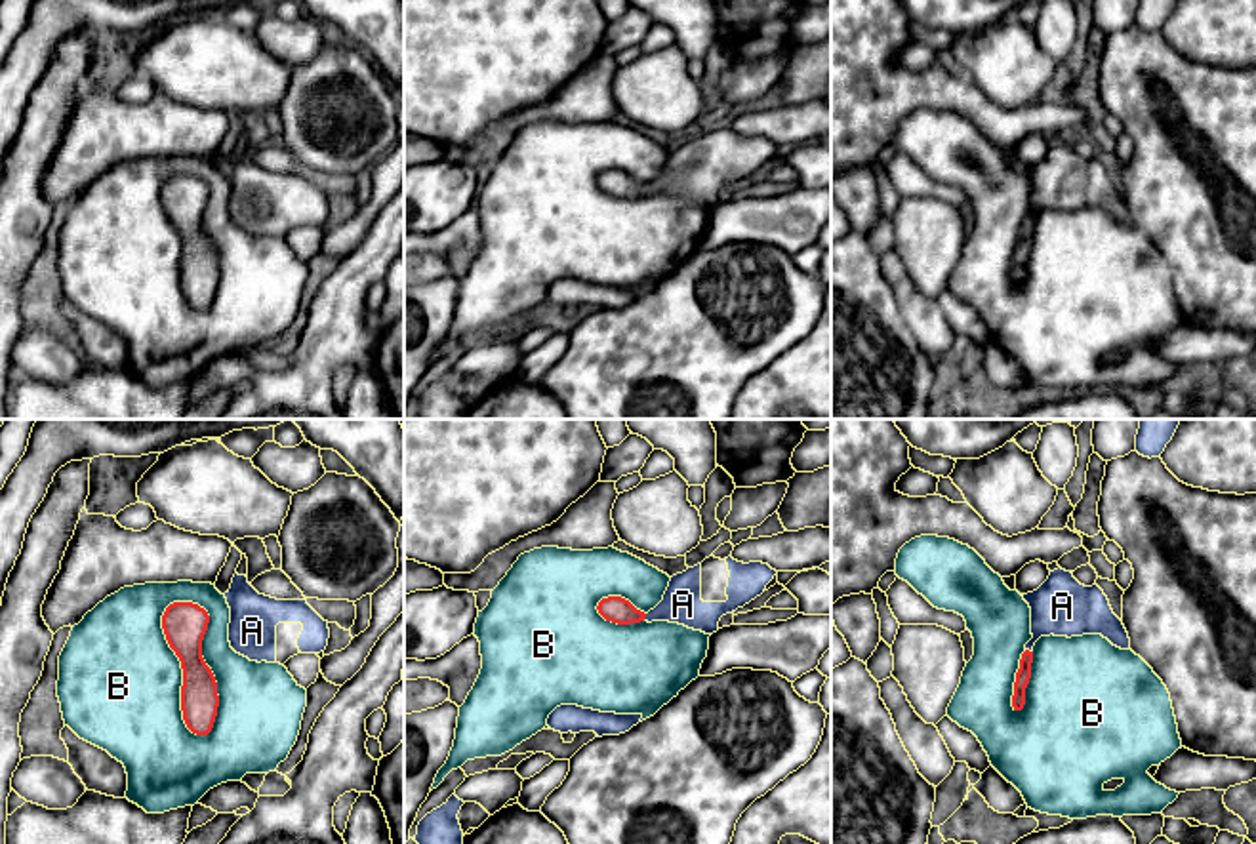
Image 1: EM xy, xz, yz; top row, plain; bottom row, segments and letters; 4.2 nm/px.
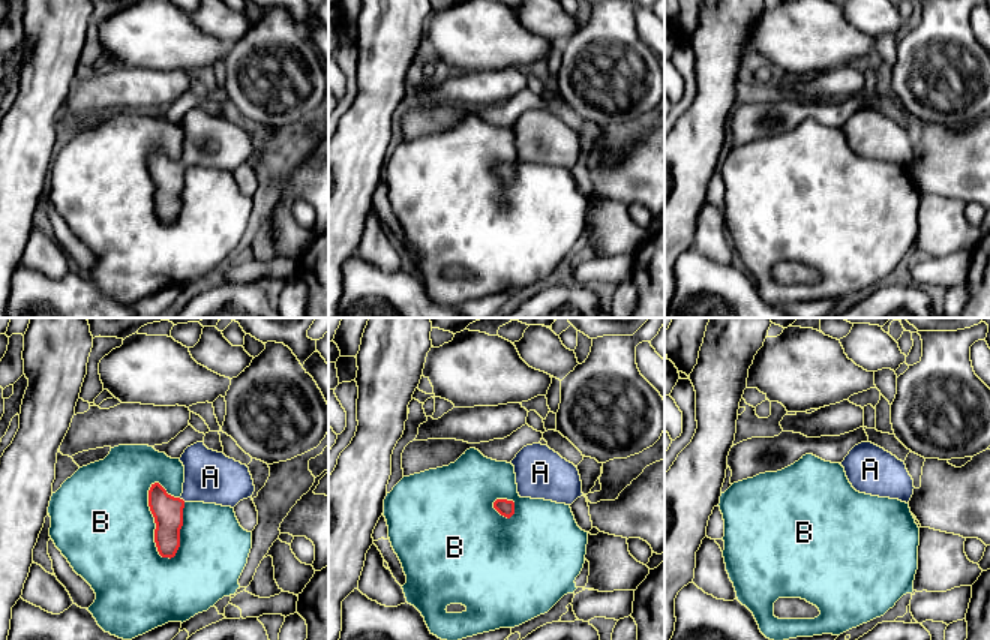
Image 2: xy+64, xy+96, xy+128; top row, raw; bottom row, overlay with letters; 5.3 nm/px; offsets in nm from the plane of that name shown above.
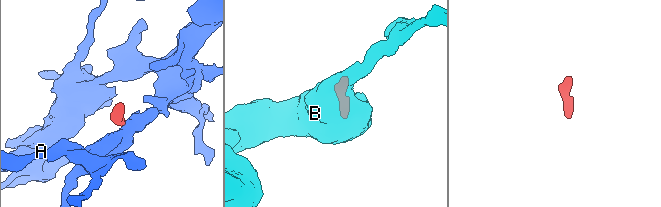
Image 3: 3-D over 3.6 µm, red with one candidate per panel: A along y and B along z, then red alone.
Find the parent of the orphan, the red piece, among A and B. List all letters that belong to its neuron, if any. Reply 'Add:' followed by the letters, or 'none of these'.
Add: A

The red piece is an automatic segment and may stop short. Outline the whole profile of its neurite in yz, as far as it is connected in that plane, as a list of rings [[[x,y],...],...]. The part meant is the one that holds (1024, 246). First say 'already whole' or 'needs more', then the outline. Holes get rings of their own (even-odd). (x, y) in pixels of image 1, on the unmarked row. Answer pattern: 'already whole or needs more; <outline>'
needs more; [[[1050,145],[1048,152],[1033,166],[1022,168],[1031,181],[1031,208],[1016,246],[1012,280],[1022,284],[1025,261],[1031,251],[1033,219],[1041,210],[1102,208],[1113,219],[1130,223],[1123,194],[1113,187],[1107,170],[1098,158],[1081,158],[1071,145]]]

